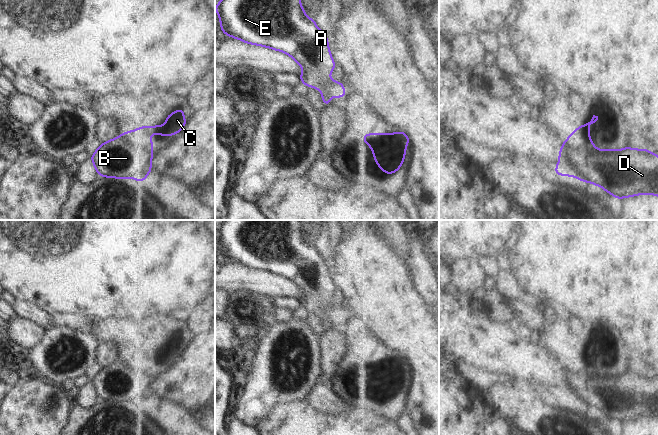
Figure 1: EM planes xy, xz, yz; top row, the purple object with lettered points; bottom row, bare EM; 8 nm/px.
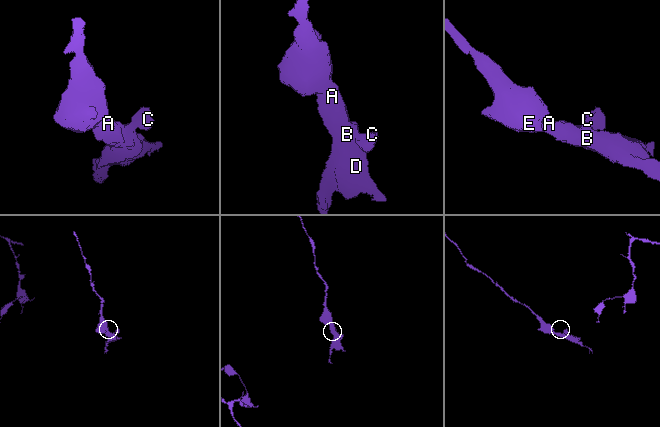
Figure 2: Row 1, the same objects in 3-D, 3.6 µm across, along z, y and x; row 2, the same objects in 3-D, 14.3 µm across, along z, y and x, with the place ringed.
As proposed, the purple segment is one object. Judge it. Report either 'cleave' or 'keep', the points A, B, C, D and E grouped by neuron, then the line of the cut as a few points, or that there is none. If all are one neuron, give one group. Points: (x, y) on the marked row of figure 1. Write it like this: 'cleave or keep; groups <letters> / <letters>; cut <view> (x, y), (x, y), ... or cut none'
cleave; groups A B D E / C; cut yz (581, 126), (587, 128)

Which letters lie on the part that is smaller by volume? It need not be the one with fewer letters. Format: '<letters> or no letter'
C

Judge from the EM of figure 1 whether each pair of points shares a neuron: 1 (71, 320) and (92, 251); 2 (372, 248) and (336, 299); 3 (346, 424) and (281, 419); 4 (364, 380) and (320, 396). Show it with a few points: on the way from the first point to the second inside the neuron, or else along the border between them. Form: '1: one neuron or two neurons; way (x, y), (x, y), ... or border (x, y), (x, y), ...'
1: two neurons; border (49, 314), (80, 313), (96, 317)
2: two neurons; border (336, 288), (341, 297), (342, 305)
3: one neuron; way (330, 424), (297, 424)
4: two neurons; border (330, 387), (351, 405)

